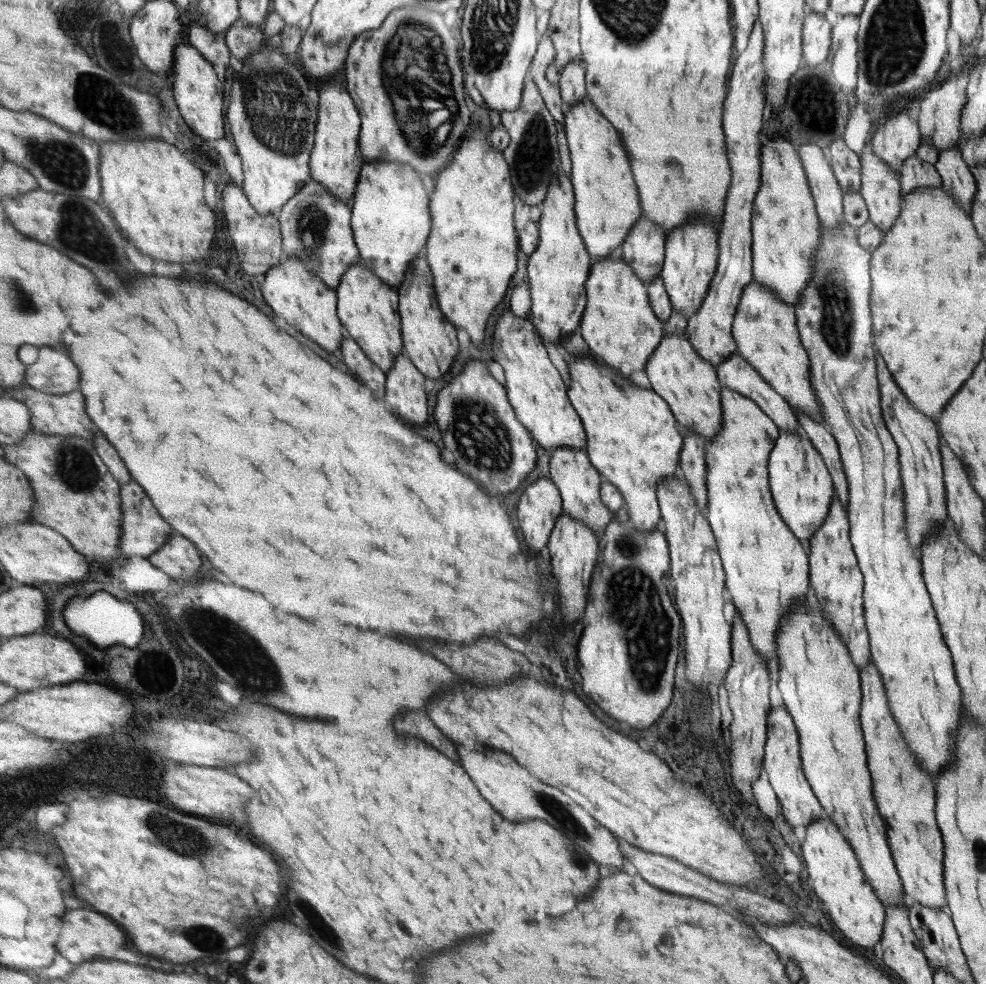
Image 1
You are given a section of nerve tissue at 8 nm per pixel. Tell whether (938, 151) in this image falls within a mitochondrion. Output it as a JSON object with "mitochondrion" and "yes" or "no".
{"mitochondrion":"no"}

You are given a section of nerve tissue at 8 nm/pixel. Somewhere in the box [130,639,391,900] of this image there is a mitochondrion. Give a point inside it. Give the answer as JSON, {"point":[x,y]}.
{"point":[180,838]}

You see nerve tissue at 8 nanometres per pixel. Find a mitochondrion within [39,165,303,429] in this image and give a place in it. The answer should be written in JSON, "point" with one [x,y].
{"point":[79,227]}

